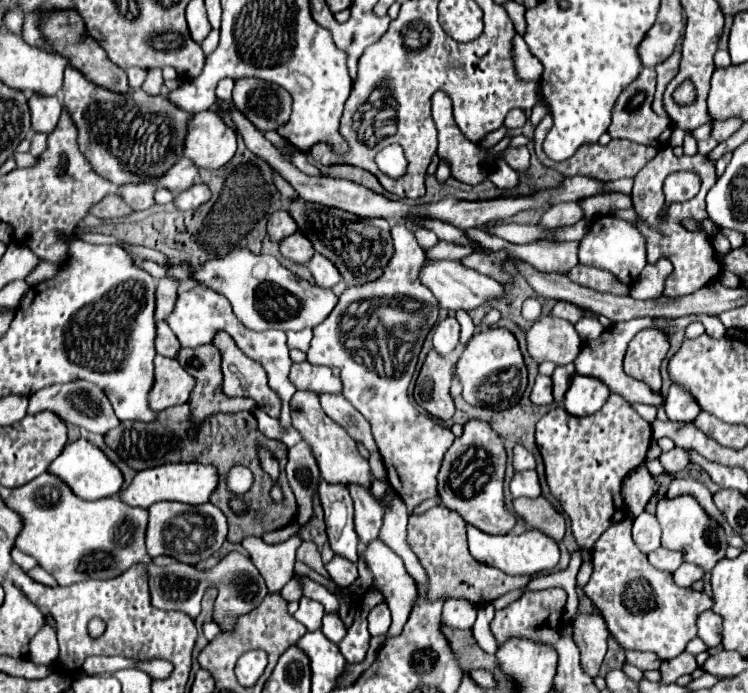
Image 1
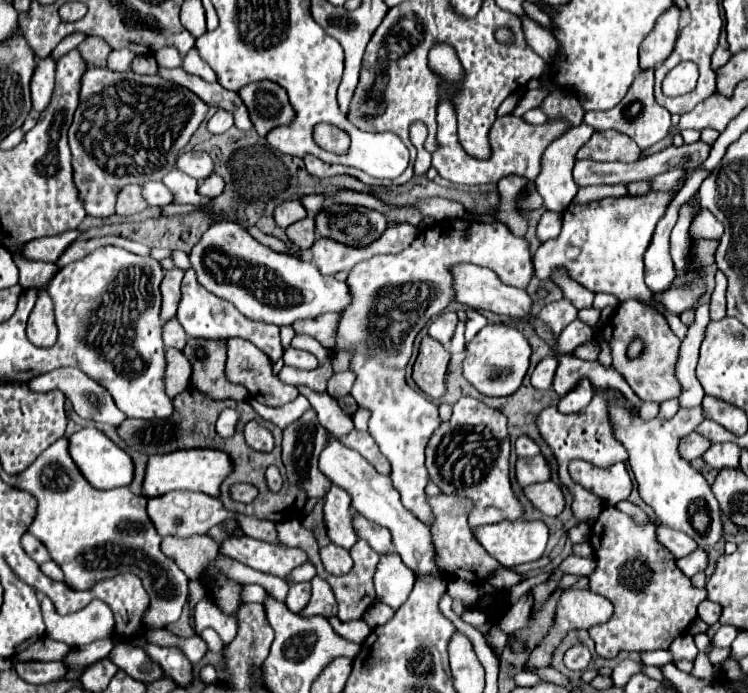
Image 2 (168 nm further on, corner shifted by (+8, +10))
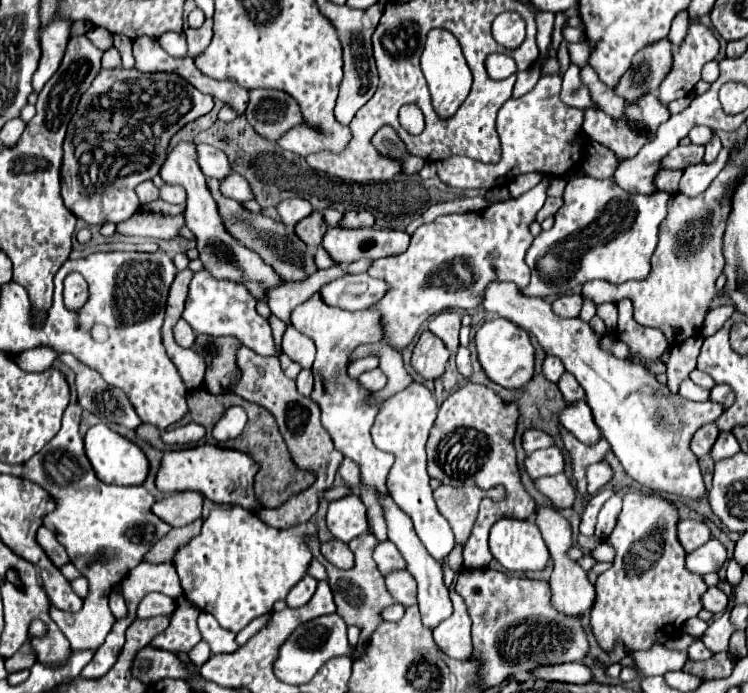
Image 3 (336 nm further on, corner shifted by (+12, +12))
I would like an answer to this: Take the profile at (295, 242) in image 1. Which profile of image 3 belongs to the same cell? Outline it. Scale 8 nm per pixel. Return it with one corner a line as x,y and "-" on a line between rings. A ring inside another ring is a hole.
312,212
310,216
306,216
304,220
300,220
296,224
296,234
306,242
306,246
310,250
316,250
320,246
320,240
326,232
326,222
324,222
324,216
320,212

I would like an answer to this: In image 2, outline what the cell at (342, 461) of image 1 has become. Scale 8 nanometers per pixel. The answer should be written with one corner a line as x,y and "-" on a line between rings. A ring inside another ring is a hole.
330,436
326,448
320,454
320,472
330,478
332,484
344,488
350,496
352,496
352,508
360,514
364,514
366,518
370,518
372,522
386,526
392,534
392,542
396,552
400,554
400,558
404,560
404,564
408,568
412,568
418,574
434,574
434,576
442,576
440,570
436,570
434,560
434,548
432,548
432,538
430,538
430,530
426,524
422,524
412,512
408,512
402,502
400,502
400,494
394,490
392,480
384,474
378,474
374,470
374,466
370,466
356,450
344,448
344,444
336,438

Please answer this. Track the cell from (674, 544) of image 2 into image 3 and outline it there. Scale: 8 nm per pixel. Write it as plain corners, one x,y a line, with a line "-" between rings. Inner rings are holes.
680,520
678,538
686,552
694,552
712,538
712,532
704,520

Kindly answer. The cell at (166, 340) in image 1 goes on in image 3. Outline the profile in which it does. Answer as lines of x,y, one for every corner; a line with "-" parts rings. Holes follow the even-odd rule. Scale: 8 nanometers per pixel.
178,320
176,328
174,328
174,338
176,338
176,342
180,346
190,348
194,344
194,340
196,340
196,332
190,330
190,324
186,320

